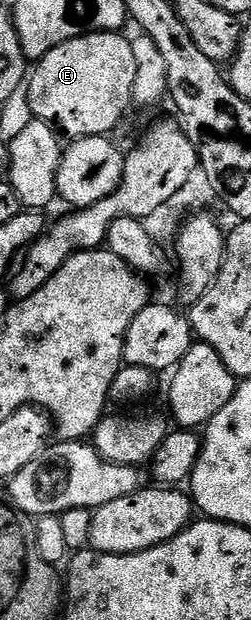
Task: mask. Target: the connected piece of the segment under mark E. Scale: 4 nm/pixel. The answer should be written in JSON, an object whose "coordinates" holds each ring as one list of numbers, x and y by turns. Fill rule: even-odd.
{"coordinates":[[120,32,86,33,59,47,55,47,40,61,27,81,29,89,29,109,38,121,45,121,56,127,66,138,104,137,112,134,112,129,125,117,125,112,133,105,135,87,135,51,133,42]]}

